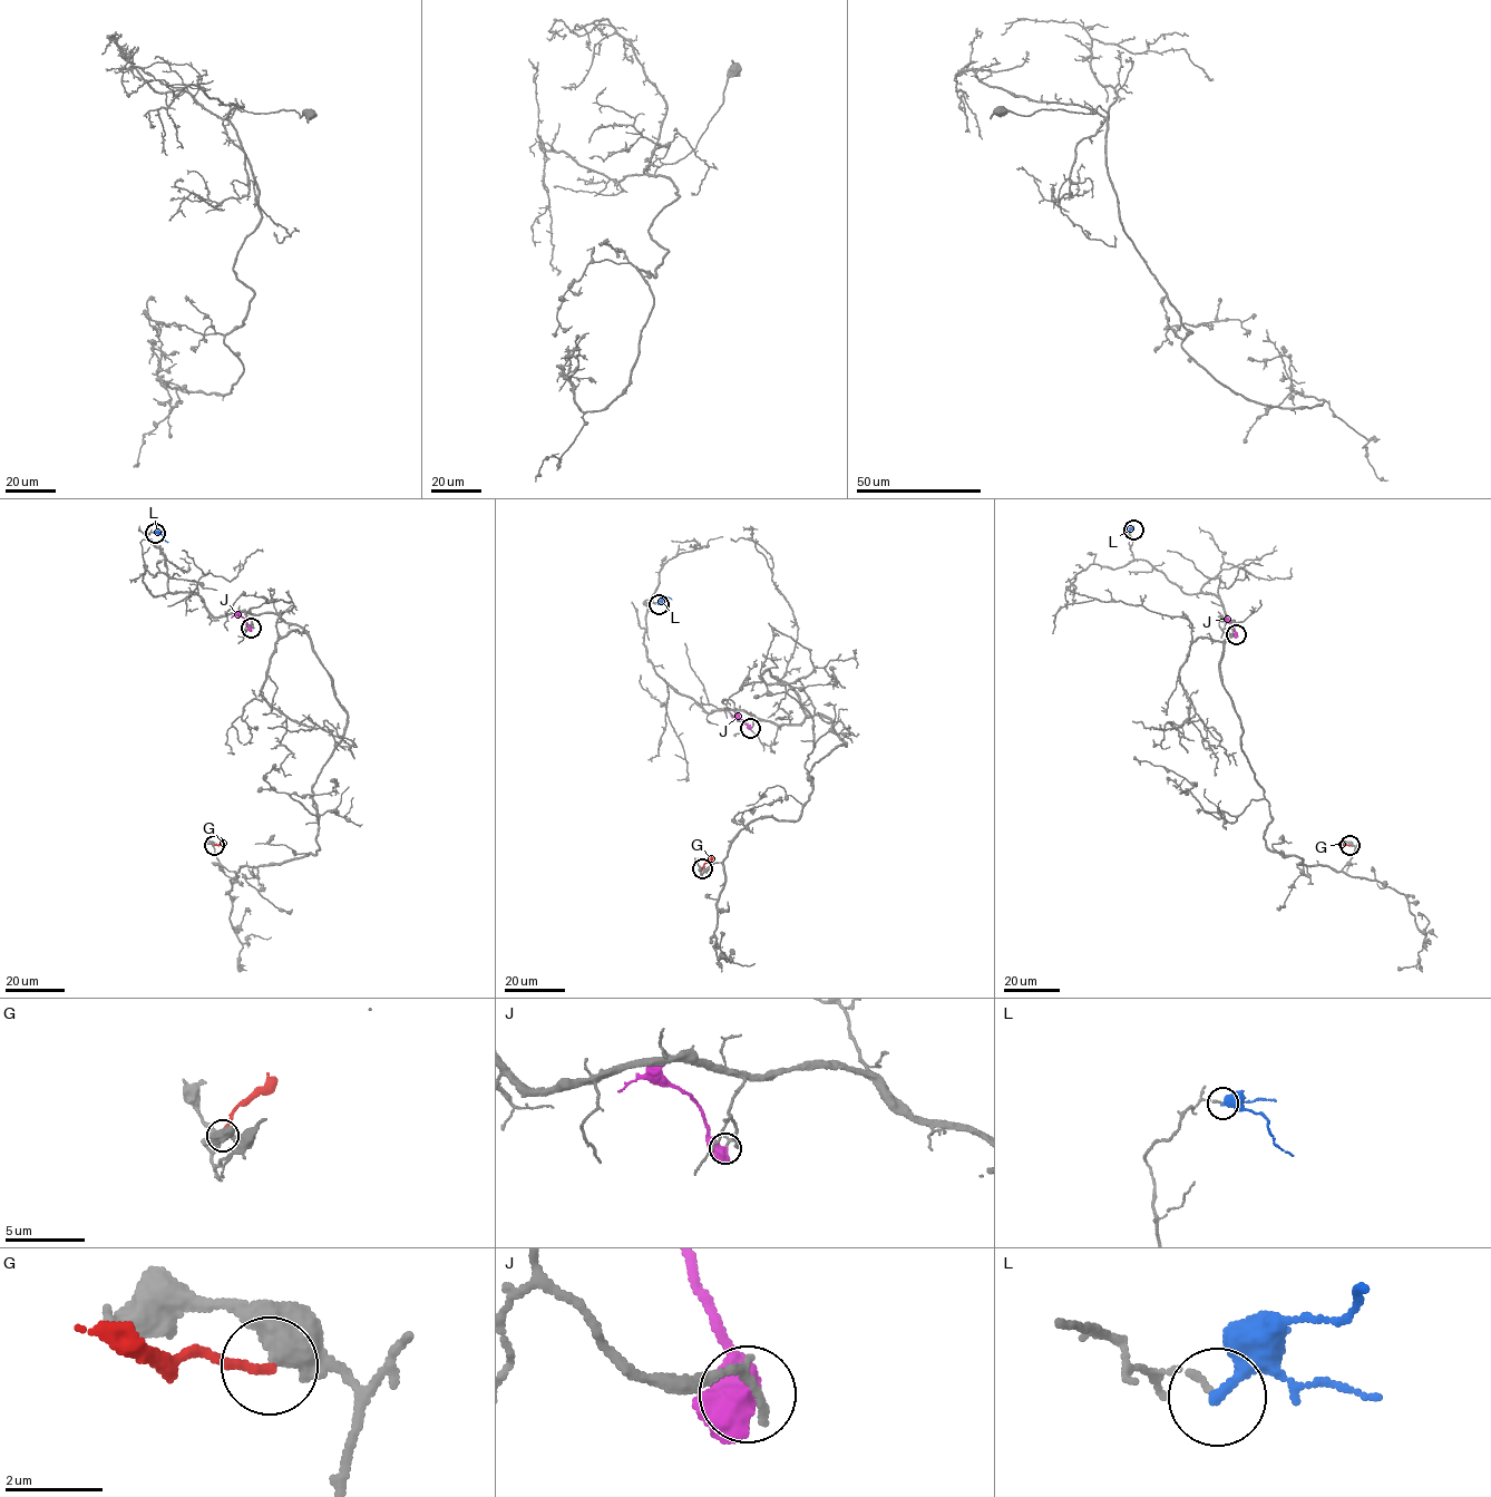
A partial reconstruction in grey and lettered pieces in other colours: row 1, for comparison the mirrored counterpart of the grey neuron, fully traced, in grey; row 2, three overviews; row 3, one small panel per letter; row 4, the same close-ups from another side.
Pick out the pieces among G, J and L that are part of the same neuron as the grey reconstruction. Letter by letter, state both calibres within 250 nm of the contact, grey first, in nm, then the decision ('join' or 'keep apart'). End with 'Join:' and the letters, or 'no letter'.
G: 550/180 nm | keep apart
J: 220/550 nm | keep apart
L: 110/260 nm | keep apart
Join: no letter

